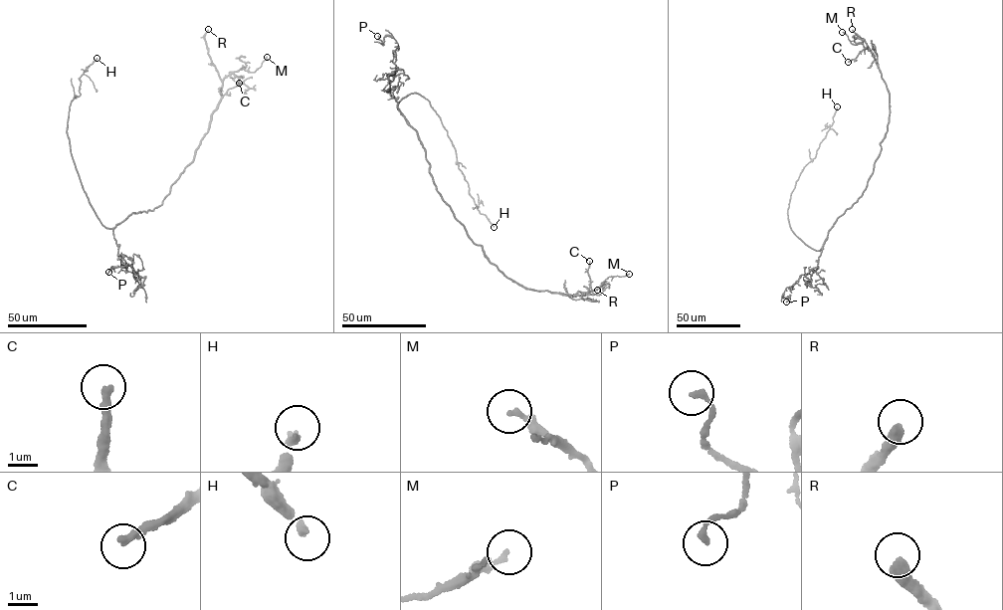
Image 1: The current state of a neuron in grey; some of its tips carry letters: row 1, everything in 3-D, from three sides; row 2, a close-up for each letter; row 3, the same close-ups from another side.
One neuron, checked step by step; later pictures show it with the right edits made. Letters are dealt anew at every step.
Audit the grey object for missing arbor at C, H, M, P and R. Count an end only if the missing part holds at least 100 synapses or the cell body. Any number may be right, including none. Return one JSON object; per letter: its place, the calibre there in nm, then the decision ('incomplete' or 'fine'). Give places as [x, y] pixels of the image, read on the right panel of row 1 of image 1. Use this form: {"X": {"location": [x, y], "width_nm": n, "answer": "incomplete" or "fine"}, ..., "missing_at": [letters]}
{"C": {"location": [848, 62], "width_nm": 300, "answer": "fine"}, "H": {"location": [837, 106], "width_nm": 220, "answer": "incomplete"}, "M": {"location": [842, 32], "width_nm": 160, "answer": "fine"}, "P": {"location": [786, 302], "width_nm": 180, "answer": "fine"}, "R": {"location": [852, 29], "width_nm": 420, "answer": "incomplete"}, "missing_at": ["H", "R"]}

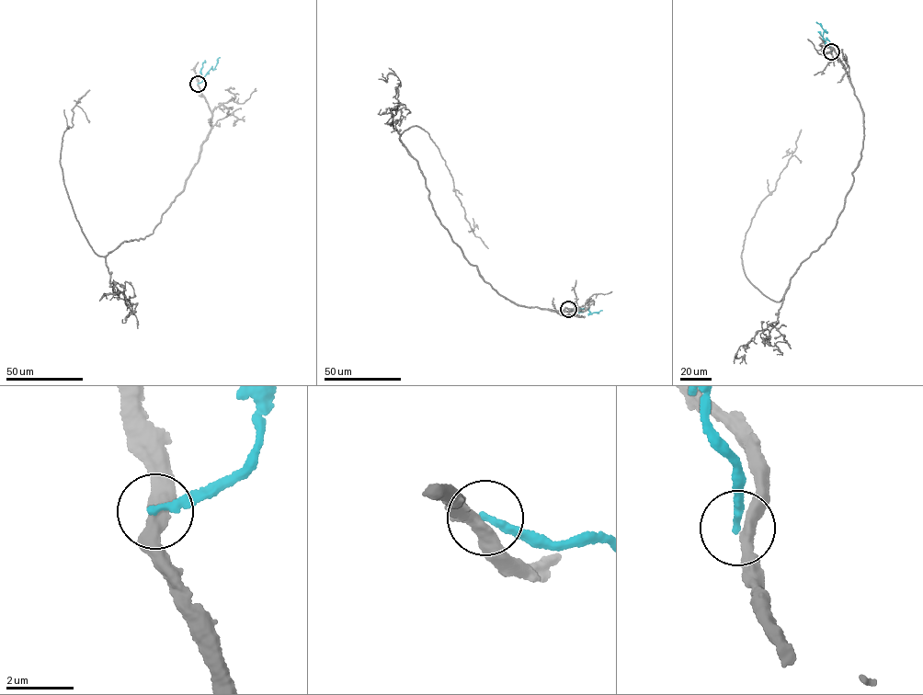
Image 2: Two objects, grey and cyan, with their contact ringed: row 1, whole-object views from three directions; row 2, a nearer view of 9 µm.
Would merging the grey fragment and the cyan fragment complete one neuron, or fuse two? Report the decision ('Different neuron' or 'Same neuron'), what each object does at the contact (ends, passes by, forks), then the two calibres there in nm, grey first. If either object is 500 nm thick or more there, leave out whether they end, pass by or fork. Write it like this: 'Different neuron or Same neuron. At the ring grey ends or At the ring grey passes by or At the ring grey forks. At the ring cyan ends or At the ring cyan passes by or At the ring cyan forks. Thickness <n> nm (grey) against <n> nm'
Different neuron. At the ring grey passes by. At the ring cyan ends. Thickness 400 nm (grey) against 240 nm

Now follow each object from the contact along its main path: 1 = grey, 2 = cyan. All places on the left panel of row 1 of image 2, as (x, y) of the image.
1: (198, 84), (210, 130), (185, 189), (153, 233), (103, 256), (76, 220), (60, 164), (72, 108), (89, 89)
2: (198, 84), (211, 67), (214, 69), (220, 57)

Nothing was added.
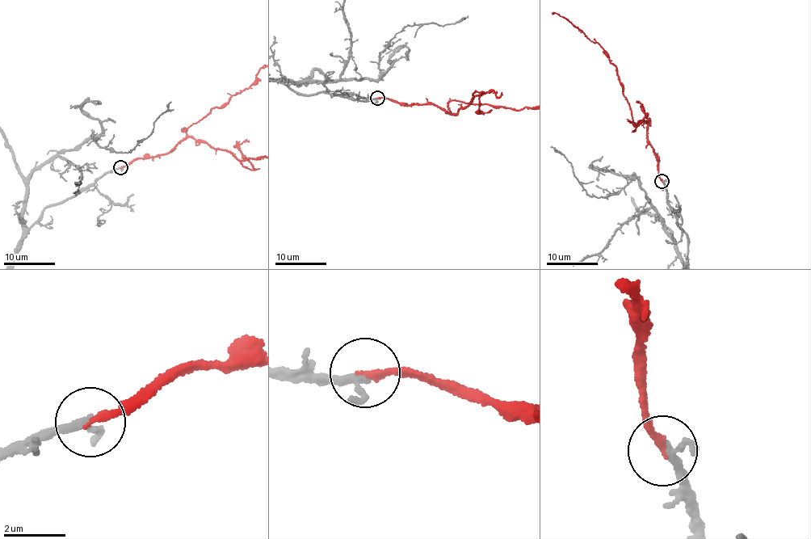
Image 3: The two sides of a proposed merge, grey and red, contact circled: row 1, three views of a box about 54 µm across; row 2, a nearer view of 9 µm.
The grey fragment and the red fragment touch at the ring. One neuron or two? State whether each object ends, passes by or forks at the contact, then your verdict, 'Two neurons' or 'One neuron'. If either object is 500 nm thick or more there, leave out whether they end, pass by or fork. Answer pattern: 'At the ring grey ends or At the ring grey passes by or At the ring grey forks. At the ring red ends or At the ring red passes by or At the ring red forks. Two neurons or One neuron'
At the ring grey passes by. At the ring red ends. One neuron

